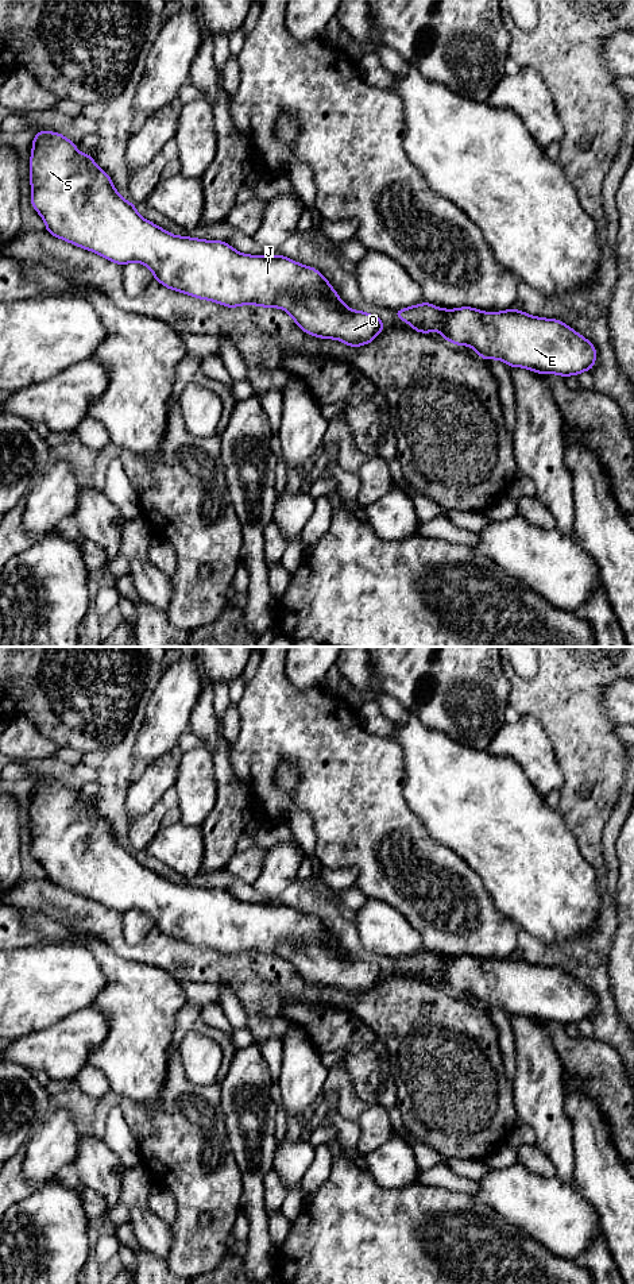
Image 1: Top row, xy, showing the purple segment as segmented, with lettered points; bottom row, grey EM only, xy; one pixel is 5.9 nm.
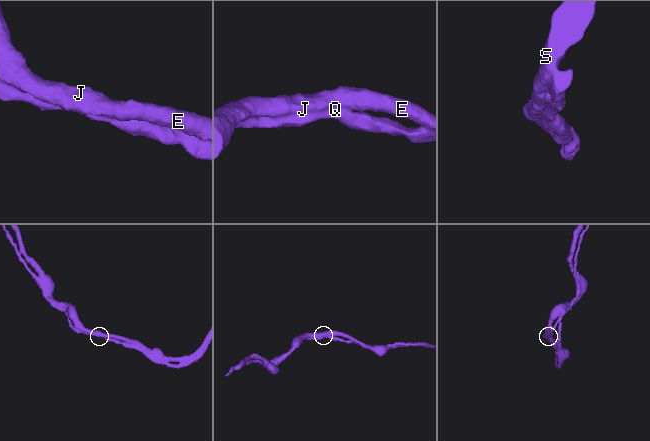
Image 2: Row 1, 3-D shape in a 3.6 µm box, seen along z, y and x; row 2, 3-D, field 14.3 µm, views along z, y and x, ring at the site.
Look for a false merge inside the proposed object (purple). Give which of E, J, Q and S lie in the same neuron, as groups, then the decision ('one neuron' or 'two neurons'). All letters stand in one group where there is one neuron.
groups E J Q S; one neuron

